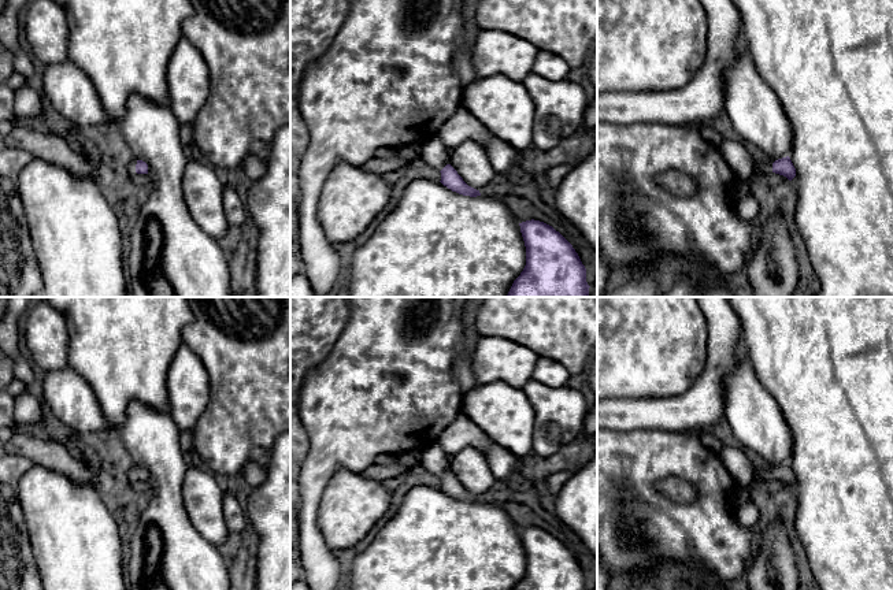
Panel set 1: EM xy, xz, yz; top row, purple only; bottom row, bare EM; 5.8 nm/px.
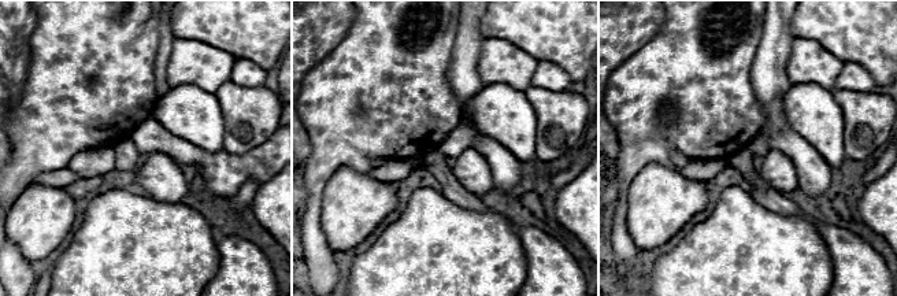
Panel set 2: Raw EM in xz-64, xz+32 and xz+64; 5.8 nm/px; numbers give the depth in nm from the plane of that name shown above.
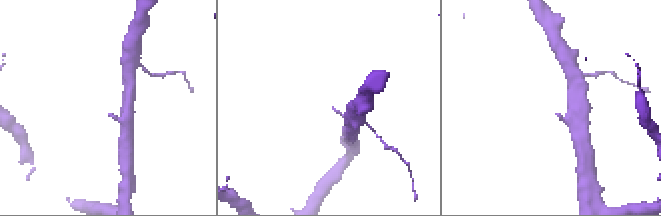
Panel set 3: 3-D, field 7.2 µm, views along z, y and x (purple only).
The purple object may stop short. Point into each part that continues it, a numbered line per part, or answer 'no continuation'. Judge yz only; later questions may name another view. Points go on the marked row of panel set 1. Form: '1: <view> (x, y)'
1: yz (759, 162)

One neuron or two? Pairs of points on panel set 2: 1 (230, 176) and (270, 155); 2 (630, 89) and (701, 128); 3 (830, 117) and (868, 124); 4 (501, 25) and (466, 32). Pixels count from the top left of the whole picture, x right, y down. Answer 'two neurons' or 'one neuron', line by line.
1: one neuron
2: one neuron
3: two neurons
4: two neurons

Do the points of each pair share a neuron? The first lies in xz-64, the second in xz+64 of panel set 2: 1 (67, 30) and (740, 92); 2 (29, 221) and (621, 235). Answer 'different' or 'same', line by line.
1: same
2: different

